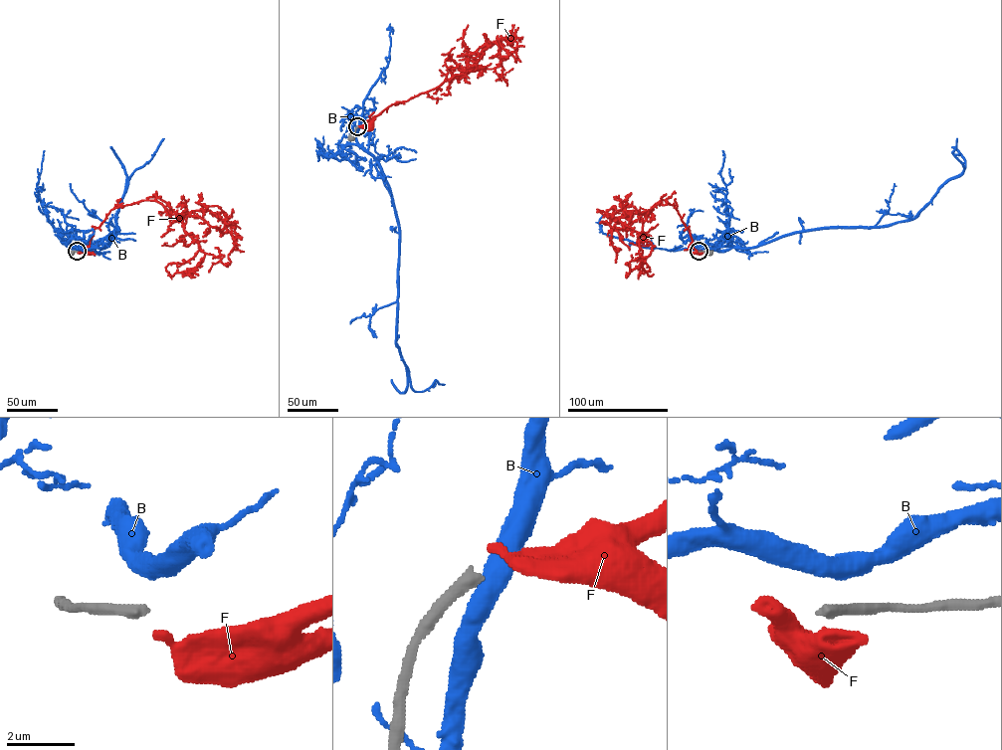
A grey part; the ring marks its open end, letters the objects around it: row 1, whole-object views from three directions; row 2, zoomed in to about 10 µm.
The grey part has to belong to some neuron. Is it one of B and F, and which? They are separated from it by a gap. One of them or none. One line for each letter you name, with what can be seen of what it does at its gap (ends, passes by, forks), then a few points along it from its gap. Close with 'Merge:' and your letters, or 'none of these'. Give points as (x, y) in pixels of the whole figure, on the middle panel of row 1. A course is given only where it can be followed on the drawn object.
Merge: none of these

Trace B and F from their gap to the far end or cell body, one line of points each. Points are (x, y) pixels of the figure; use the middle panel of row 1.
B: (357, 127), (357, 142), (378, 163), (399, 224), (396, 342), (411, 387), (423, 391), (436, 380), (444, 384)
F: (357, 126), (369, 126)

